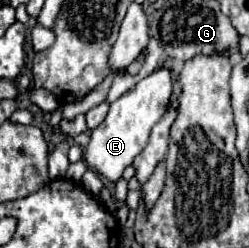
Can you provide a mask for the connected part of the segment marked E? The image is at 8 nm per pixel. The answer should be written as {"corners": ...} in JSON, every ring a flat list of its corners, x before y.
{"corners":[[160,64,152,74,142,78,130,92,122,94,116,102,112,102,106,120,96,130,92,130,90,142,84,148,84,160,86,160,88,168,96,170,100,176,104,176,114,183,118,182,124,168,130,166,132,160,148,144,152,126,156,122,160,122,164,112,170,108,170,98,172,98,174,88,176,88,174,70]]}

